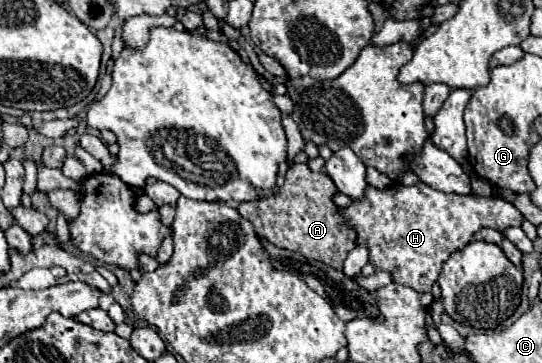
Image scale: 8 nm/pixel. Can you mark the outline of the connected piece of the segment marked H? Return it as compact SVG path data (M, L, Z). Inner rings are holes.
M418 182L414 186L404 186L404 184L392 184L384 190L366 186L364 198L352 200L348 208L342 208L344 214L344 224L352 226L356 230L356 244L364 244L370 254L370 264L374 266L376 272L390 272L392 282L408 286L420 294L430 292L434 282L440 276L442 264L448 260L448 256L456 250L462 250L472 236L482 230L482 228L494 228L498 232L504 232L506 228L512 226L522 226L522 212L502 200L500 196L458 196L458 194L444 194L440 190L432 190L428 184Z

